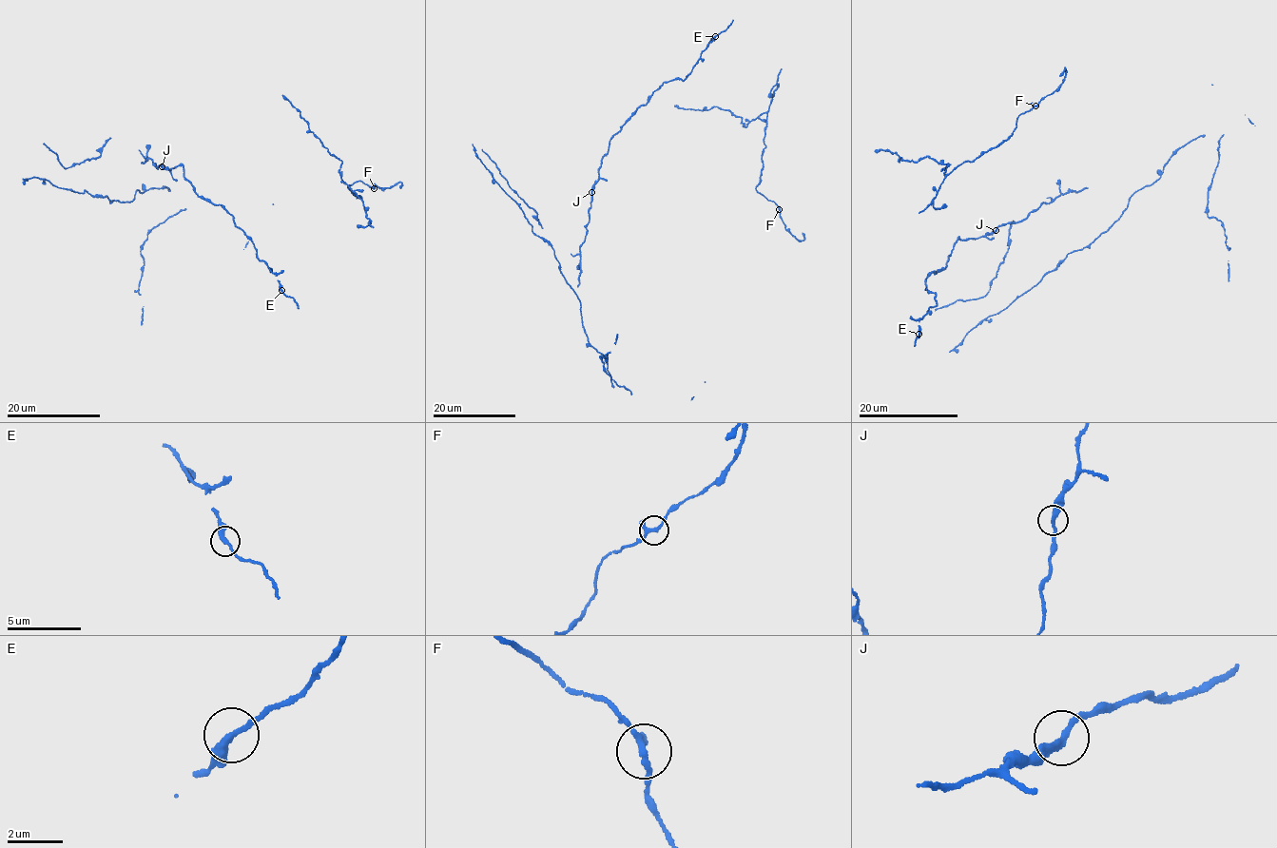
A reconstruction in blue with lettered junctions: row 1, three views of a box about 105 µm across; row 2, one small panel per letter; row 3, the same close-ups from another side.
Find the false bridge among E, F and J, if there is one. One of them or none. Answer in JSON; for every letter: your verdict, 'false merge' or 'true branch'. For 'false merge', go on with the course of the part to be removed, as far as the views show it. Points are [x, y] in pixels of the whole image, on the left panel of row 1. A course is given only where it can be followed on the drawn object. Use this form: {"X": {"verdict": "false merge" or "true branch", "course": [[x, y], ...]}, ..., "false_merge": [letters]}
{"E": {"verdict": "true branch"}, "F": {"verdict": "true branch"}, "J": {"verdict": "true branch"}, "false_merge": []}

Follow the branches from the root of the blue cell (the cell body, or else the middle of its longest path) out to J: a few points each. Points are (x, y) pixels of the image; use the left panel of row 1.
J: (183, 175), (183, 165), (170, 170), (162, 165)

